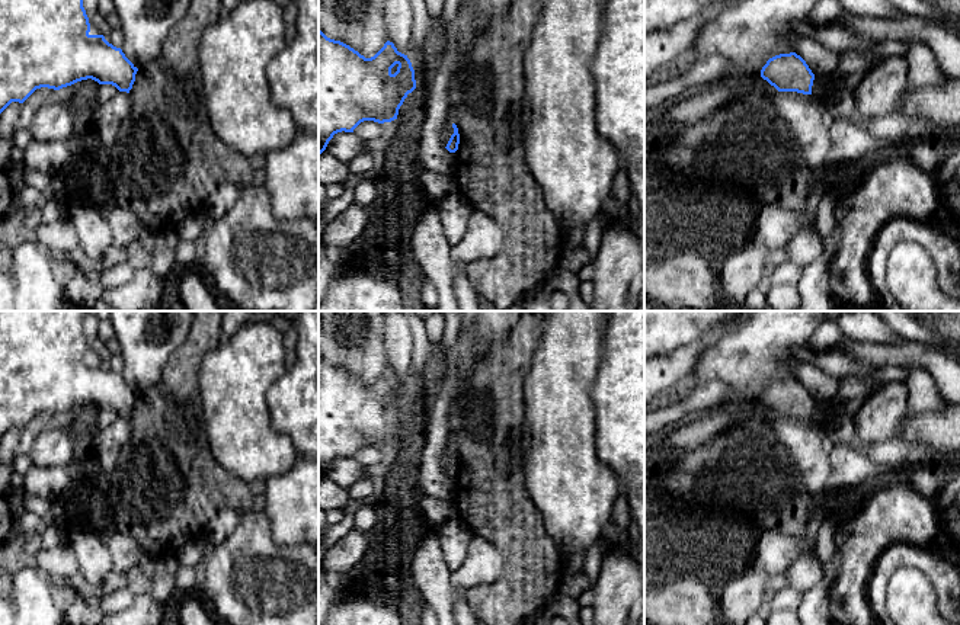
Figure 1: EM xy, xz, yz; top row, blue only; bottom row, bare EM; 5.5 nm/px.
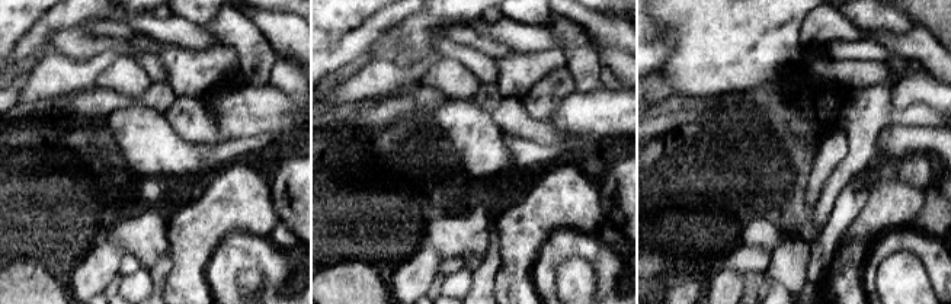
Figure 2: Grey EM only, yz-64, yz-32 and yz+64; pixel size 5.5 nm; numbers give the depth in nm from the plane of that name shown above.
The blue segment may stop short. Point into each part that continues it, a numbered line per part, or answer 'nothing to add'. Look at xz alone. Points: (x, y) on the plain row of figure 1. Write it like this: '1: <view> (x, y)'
nothing to add

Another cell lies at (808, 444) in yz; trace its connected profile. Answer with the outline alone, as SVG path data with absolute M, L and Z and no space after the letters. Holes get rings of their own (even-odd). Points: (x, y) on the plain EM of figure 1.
M777 417L774 435L785 446L812 494L819 493L832 474L833 442L826 429L797 417Z

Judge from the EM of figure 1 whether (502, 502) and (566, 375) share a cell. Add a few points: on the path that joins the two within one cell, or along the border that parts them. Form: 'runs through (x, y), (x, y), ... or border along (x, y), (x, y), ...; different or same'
border along (525, 422), (528, 444), (525, 471), (522, 474); different

